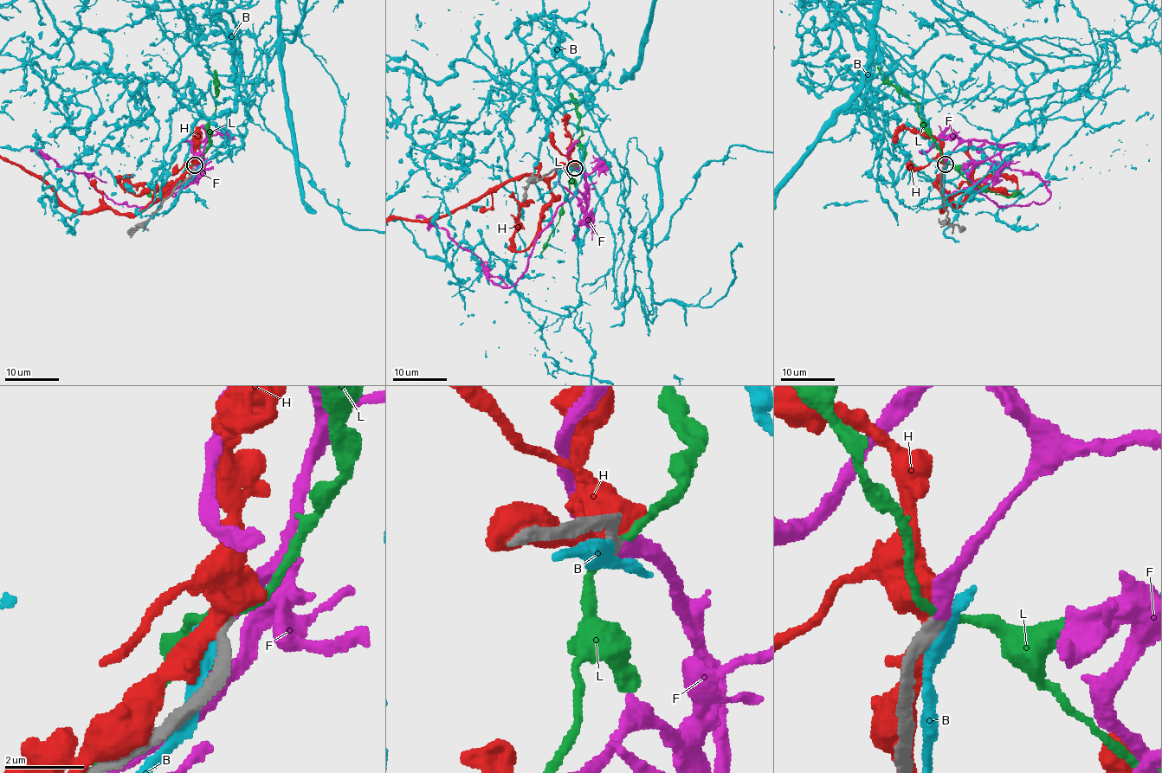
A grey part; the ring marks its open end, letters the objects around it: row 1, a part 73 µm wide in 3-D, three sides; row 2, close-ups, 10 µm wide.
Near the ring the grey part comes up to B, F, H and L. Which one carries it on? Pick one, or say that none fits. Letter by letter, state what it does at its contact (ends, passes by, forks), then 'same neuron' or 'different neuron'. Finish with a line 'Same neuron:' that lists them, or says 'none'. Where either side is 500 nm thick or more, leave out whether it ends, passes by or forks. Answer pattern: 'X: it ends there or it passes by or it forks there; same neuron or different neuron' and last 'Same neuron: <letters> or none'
B: it passes by; different neuron
F: it ends there; same neuron
H: it passes by; different neuron
L: it passes by; different neuron
Same neuron: F

